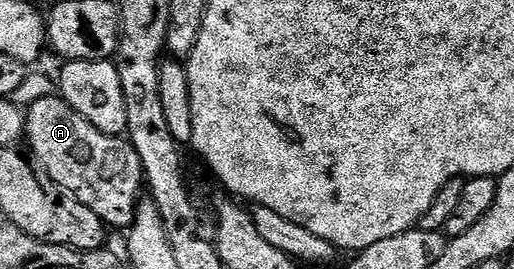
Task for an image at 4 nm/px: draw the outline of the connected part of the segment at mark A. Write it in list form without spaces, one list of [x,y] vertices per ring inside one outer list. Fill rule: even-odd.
[[[59,96],[35,99],[27,107],[24,120],[27,149],[65,195],[77,198],[90,212],[104,221],[105,227],[131,226],[136,204],[145,189],[142,160],[127,137],[98,132]]]

